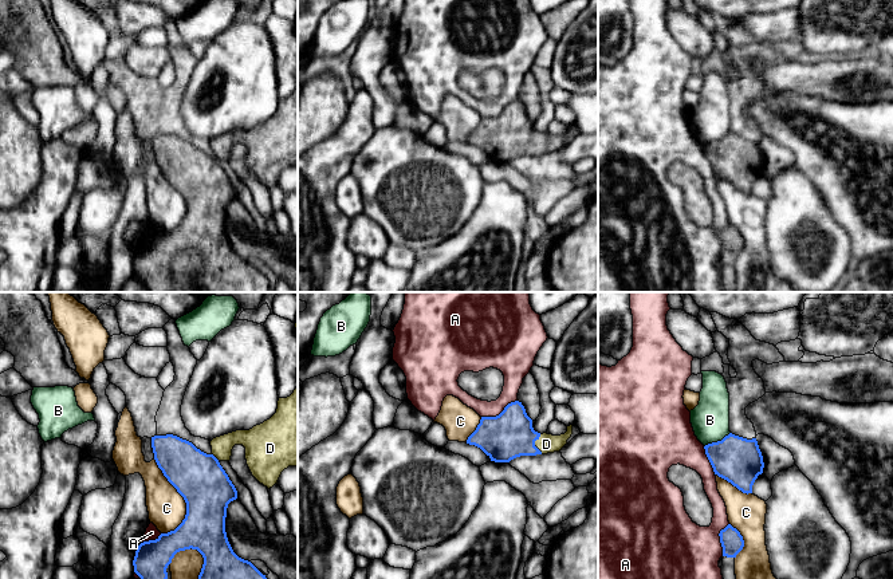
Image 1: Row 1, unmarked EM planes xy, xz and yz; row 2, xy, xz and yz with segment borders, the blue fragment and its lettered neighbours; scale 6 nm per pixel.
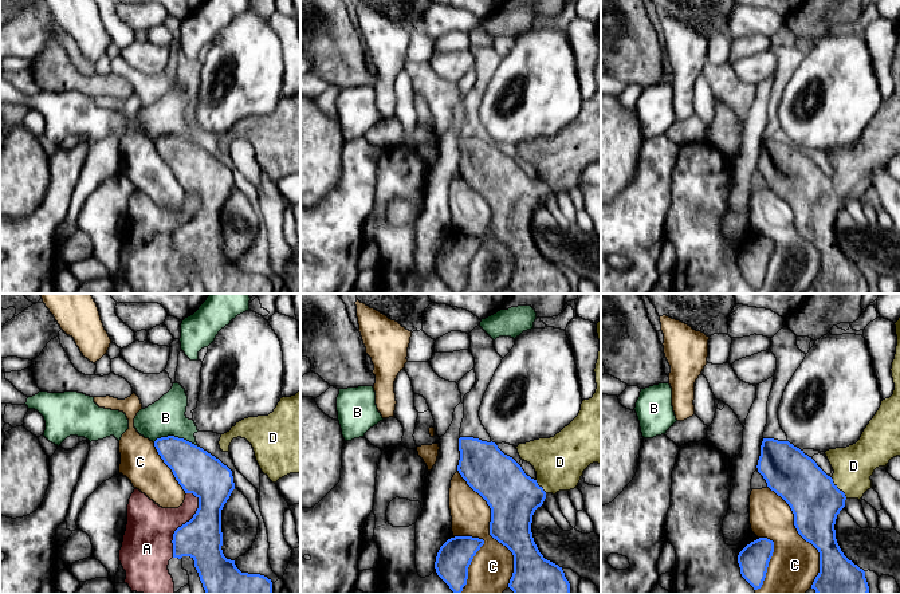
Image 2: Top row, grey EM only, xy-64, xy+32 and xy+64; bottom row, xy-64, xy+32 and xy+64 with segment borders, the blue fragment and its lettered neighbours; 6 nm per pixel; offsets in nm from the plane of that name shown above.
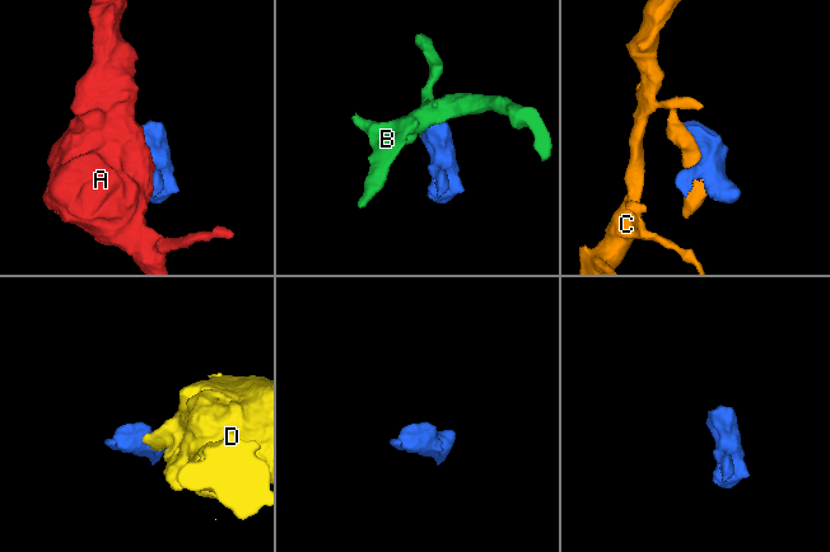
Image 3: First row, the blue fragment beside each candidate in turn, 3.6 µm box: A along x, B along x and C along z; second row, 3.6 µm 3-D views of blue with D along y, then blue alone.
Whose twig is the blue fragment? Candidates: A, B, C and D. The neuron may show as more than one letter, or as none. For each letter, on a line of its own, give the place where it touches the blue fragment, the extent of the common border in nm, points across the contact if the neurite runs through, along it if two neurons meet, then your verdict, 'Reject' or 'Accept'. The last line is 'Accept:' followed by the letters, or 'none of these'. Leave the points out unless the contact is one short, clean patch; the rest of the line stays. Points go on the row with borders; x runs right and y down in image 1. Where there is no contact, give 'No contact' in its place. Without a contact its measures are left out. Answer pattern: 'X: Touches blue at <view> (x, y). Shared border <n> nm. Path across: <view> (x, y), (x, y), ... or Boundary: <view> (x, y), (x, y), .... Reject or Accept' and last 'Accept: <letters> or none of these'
A: Touches blue at xz (500, 413). Shared border 240 nm. Reject
B: Touches blue at yz (718, 441). Shared border 180 nm. Boundary: yz (730, 432), (720, 440), (708, 442), (704, 446). Reject
C: Touches blue at xy (183, 496). Shared border 460 nm. Reject
D: Touches blue at xz (534, 444). Shared border 120 nm. Accept
Accept: D

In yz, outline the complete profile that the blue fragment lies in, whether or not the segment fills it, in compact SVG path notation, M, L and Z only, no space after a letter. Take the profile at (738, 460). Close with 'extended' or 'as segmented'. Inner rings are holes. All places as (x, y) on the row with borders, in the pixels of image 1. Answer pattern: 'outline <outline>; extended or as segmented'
outline M729 433L721 441L705 445L704 449L715 474L743 493L752 493L752 485L764 468L756 438L747 440Z; as segmented

